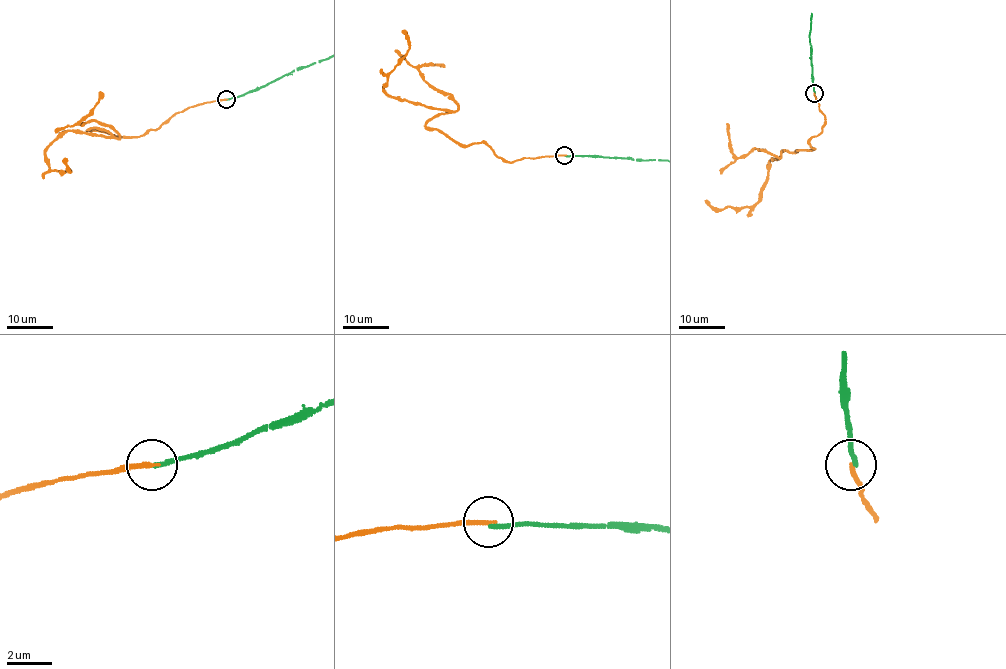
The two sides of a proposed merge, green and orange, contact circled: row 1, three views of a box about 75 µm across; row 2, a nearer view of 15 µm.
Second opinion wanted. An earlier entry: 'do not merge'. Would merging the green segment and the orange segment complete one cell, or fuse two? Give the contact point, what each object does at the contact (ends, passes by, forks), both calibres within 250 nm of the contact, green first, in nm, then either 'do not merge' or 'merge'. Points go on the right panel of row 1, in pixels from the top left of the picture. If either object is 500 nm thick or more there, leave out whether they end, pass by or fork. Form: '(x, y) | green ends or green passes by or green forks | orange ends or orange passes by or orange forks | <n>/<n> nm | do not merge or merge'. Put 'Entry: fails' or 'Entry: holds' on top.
Entry: holds
(814, 93) | green ends | orange ends | 200/200 nm | do not merge

